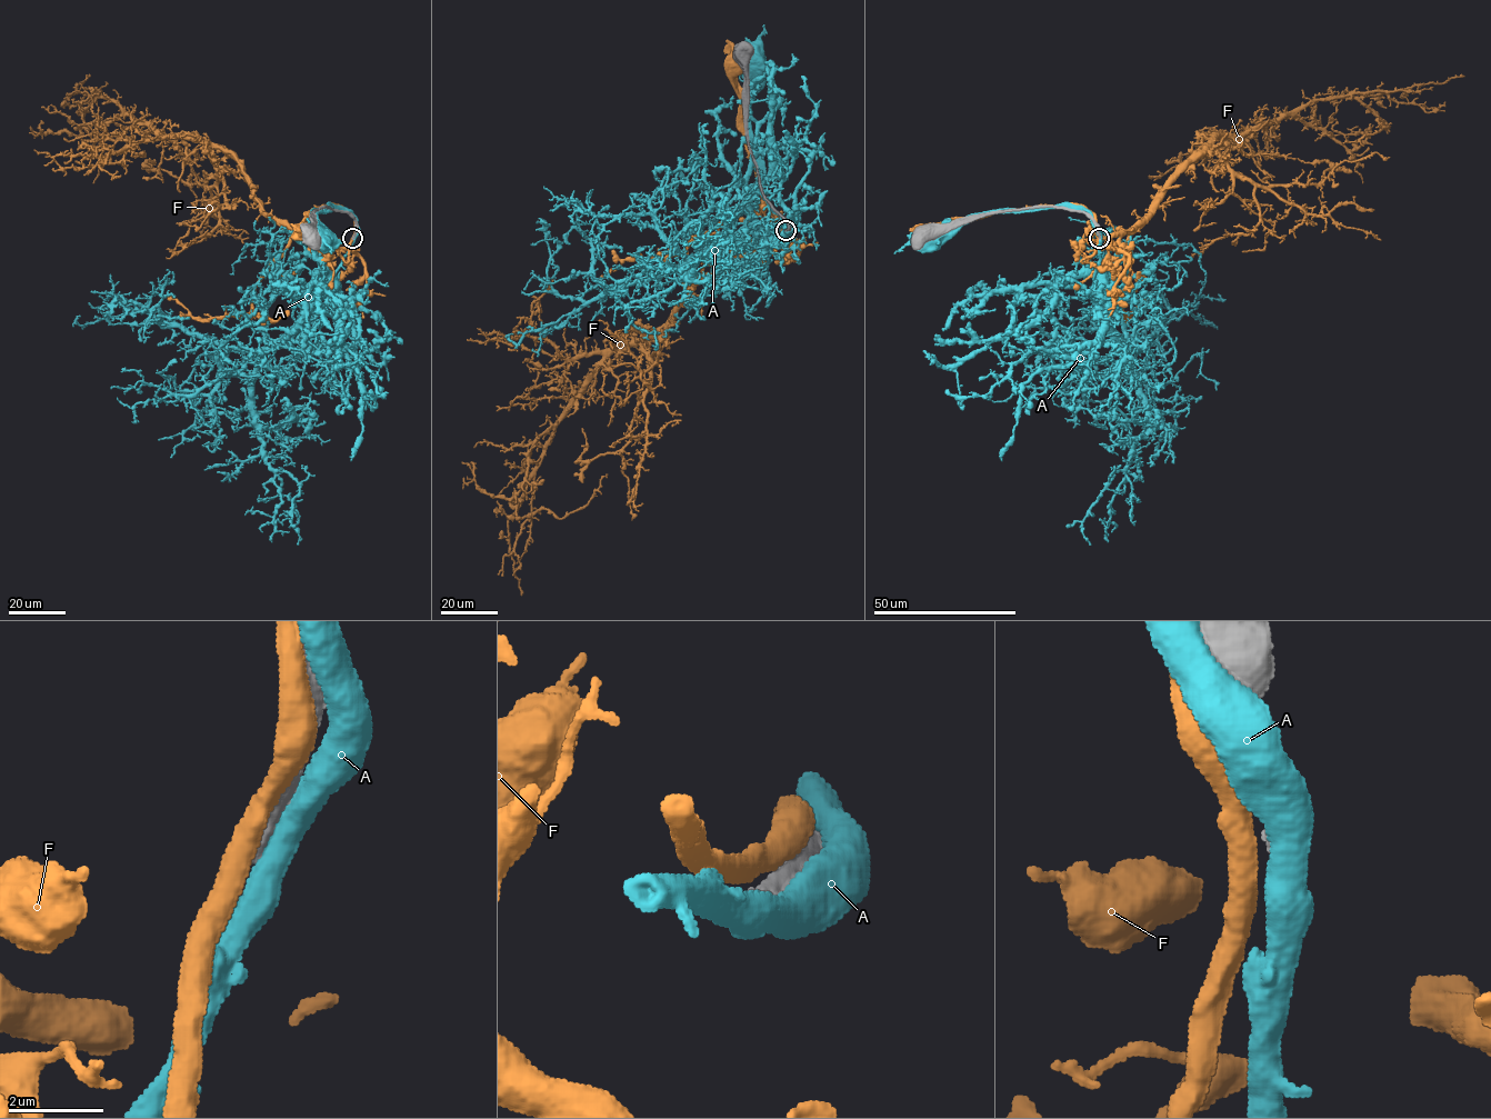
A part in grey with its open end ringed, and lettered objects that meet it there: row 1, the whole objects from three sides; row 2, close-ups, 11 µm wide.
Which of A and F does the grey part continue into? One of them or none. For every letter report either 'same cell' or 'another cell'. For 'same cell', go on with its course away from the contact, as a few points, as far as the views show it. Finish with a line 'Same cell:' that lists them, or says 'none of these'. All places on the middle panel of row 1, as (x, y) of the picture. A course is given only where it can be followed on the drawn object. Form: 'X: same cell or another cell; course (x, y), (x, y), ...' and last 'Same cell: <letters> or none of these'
A: another cell
F: another cell
Same cell: none of these

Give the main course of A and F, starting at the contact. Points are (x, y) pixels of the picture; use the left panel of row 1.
A: (354, 236), (357, 219), (342, 209), (330, 207), (318, 215), (318, 221), (330, 233), (327, 236)
F: (352, 237), (354, 218), (344, 208), (330, 203), (311, 211), (303, 219), (304, 231)

